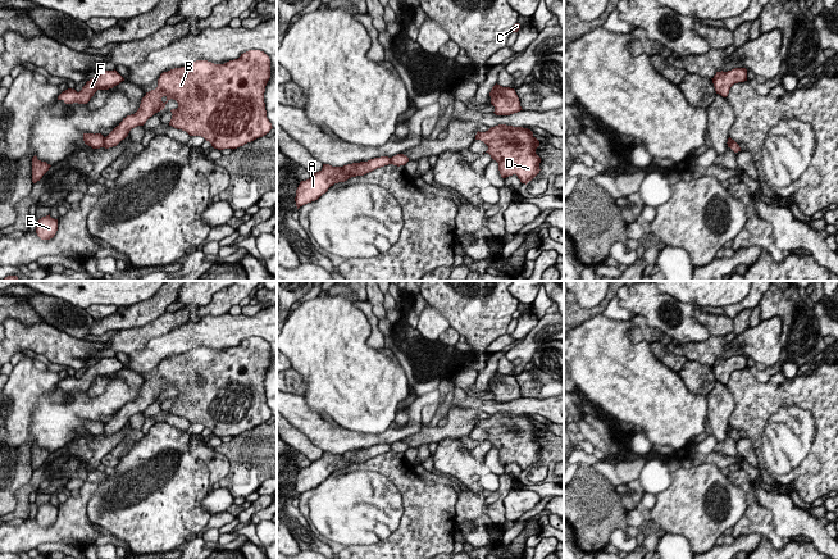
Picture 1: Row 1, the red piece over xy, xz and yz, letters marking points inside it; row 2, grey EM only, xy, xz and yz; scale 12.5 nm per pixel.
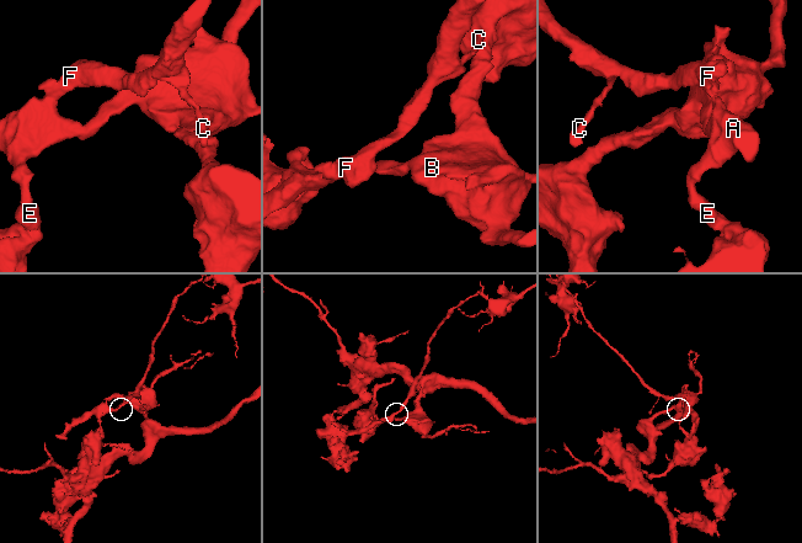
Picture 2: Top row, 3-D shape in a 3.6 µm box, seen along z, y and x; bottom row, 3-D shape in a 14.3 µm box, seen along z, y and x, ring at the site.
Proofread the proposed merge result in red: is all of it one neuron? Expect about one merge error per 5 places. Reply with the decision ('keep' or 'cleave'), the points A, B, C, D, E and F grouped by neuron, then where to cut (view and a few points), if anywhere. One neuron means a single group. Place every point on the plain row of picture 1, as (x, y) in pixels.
cleave; A C E F / B D; cut in xy along (105, 425), (103, 433)

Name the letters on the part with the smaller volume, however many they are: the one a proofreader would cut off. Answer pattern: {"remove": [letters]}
{"remove": ["A", "C", "E", "F"]}

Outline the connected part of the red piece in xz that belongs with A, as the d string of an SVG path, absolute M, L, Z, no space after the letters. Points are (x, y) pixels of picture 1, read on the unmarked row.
M381 444L368 449L352 450L343 454L332 454L323 451L323 455L311 462L306 468L301 468L296 477L297 496L308 490L318 487L328 478L331 473L338 469L345 469L351 464L364 463L377 455L391 451L391 445Z

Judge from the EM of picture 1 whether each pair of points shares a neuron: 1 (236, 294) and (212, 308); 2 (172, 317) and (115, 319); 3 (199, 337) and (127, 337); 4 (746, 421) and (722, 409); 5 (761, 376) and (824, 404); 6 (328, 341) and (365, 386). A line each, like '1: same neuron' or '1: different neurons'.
1: same neuron
2: different neurons
3: different neurons
4: different neurons
5: different neurons
6: same neuron

